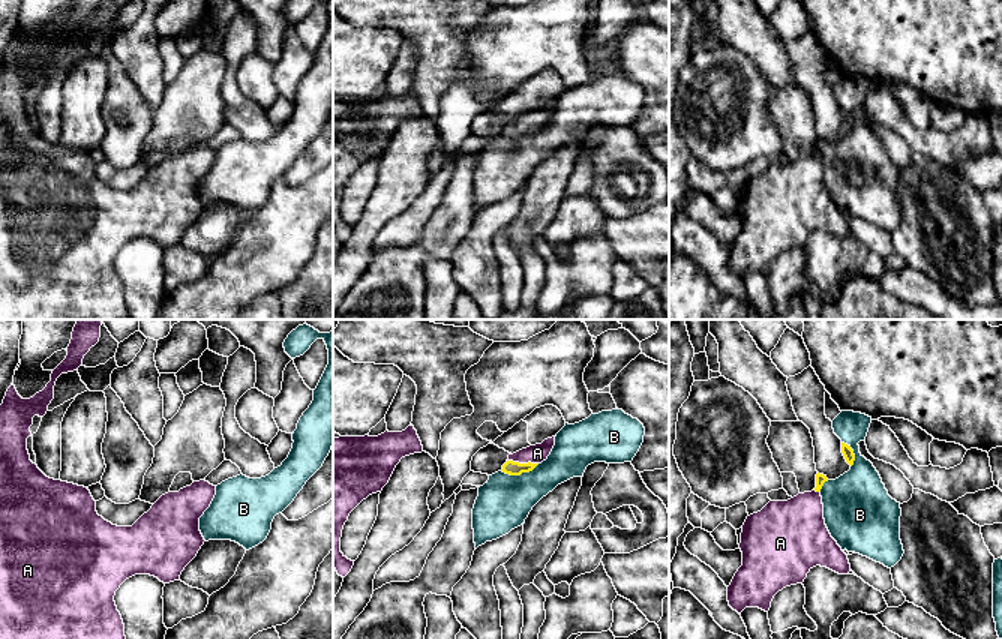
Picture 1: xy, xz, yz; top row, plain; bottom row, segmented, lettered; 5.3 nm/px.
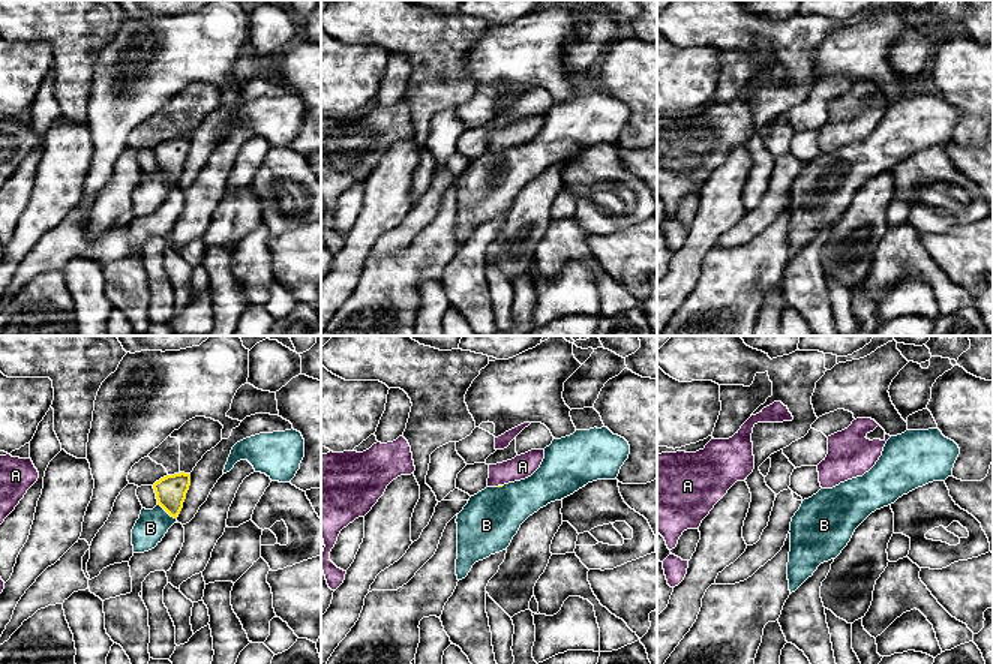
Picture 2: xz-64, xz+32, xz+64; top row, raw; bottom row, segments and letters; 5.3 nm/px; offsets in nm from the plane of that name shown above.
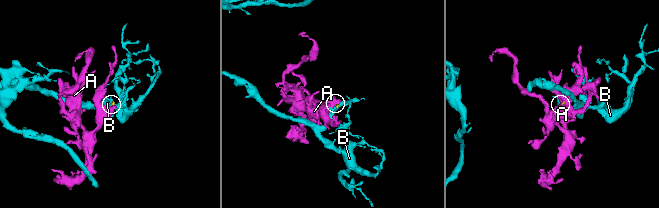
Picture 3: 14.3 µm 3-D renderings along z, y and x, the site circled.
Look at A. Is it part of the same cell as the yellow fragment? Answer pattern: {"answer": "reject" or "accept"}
{"answer": "accept"}

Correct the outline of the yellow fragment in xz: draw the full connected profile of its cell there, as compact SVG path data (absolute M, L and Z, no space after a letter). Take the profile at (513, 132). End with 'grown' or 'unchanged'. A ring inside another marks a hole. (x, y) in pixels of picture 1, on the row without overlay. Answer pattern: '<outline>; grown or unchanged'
M555 100L544 104L542 108L522 112L513 118L510 117L501 135L510 140L520 140L522 136L530 136L538 128L548 123L554 110Z; grown

